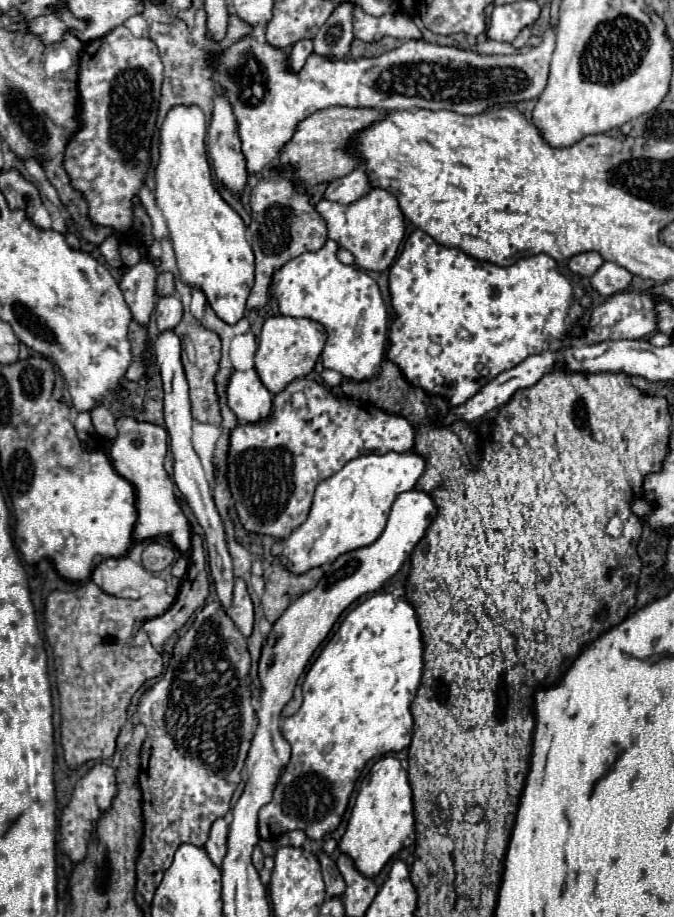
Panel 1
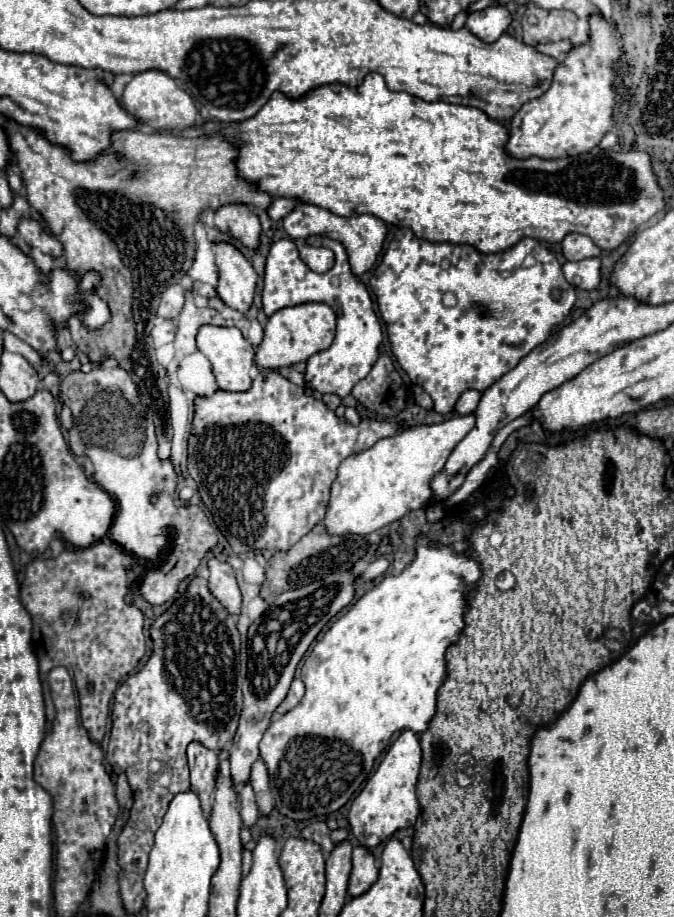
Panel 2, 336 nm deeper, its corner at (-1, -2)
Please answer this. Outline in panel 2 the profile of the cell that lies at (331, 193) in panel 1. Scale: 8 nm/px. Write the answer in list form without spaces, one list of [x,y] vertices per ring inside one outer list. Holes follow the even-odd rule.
[[[272,199],[270,207],[268,207],[268,217],[272,221],[280,221],[284,215],[288,215],[288,211],[292,211],[292,207],[296,207],[298,201],[296,199]]]

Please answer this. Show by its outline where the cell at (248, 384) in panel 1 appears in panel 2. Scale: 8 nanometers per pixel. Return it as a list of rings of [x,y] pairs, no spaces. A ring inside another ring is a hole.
[[[202,325],[196,335],[198,349],[210,359],[212,371],[216,377],[216,383],[224,391],[246,391],[252,383],[248,371],[252,367],[254,349],[252,345],[242,337],[238,327],[216,327],[216,325]]]

